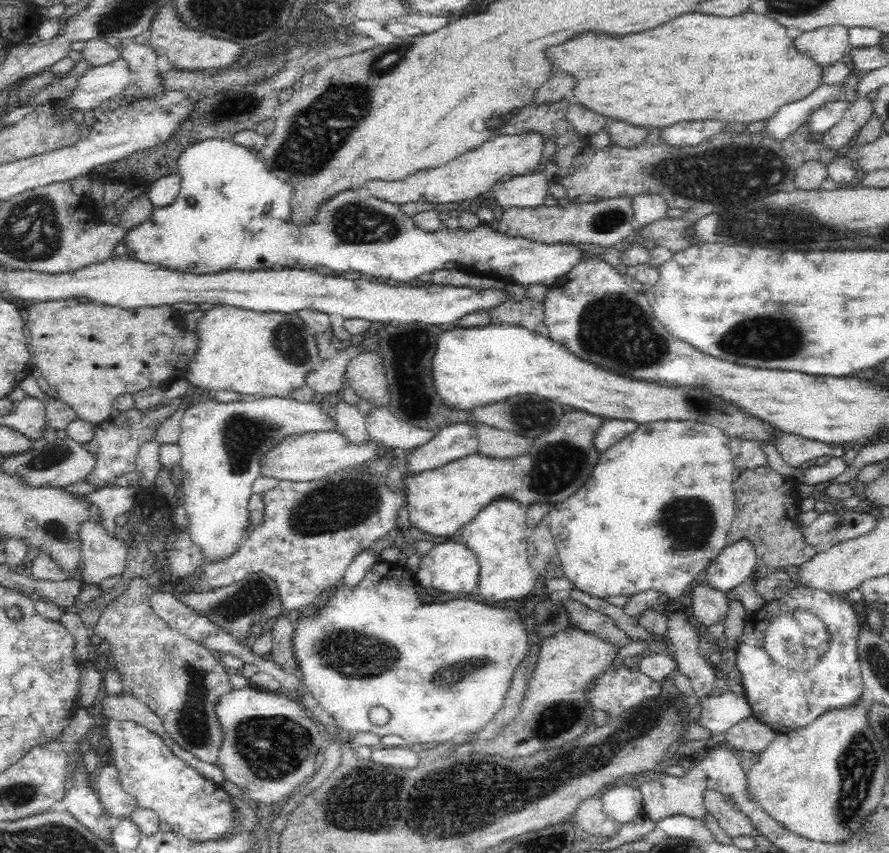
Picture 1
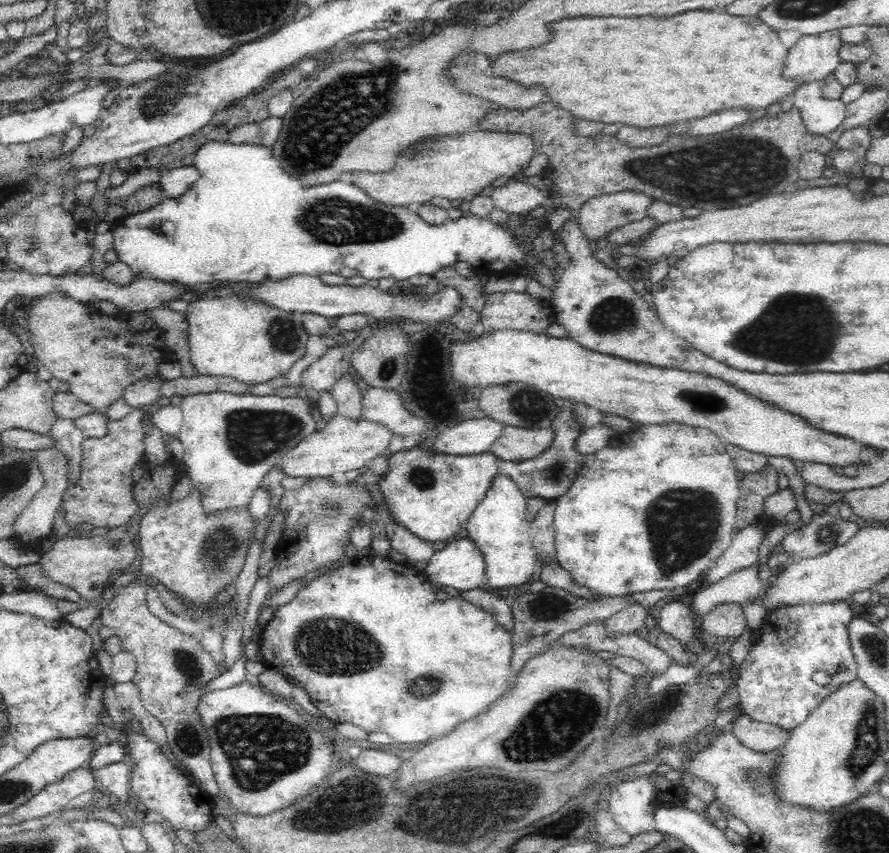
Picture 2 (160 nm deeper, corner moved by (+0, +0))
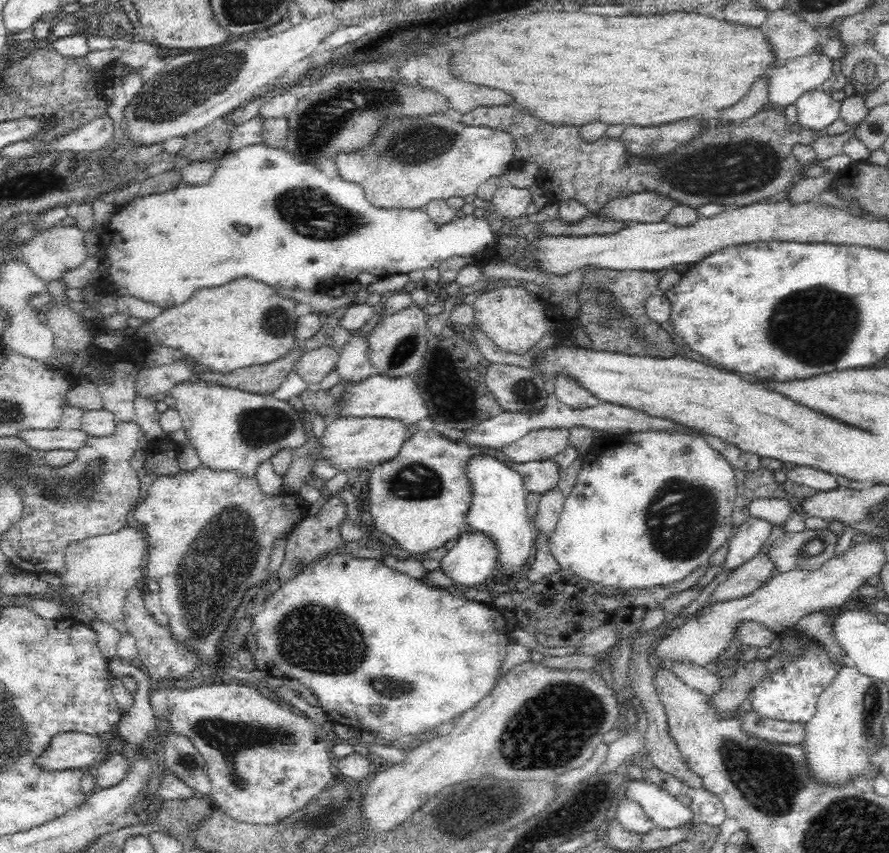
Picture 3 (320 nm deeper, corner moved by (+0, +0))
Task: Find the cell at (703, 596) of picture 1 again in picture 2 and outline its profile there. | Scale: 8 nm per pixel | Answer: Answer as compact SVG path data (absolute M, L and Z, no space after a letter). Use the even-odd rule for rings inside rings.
M718 603L699 617L702 628L714 637L734 637L746 628L746 619L740 603Z

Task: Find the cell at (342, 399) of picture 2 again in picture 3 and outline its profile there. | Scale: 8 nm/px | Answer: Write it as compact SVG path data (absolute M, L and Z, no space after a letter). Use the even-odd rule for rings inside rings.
M351 332L350 338L340 349L337 373L342 384L358 384L375 374L367 359L367 335Z

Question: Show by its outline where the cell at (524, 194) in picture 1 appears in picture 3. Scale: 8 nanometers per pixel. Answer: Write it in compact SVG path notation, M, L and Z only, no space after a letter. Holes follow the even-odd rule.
M509 184L497 188L493 195L495 211L504 216L504 220L520 222L525 217L526 208L532 203L529 188L515 188Z

